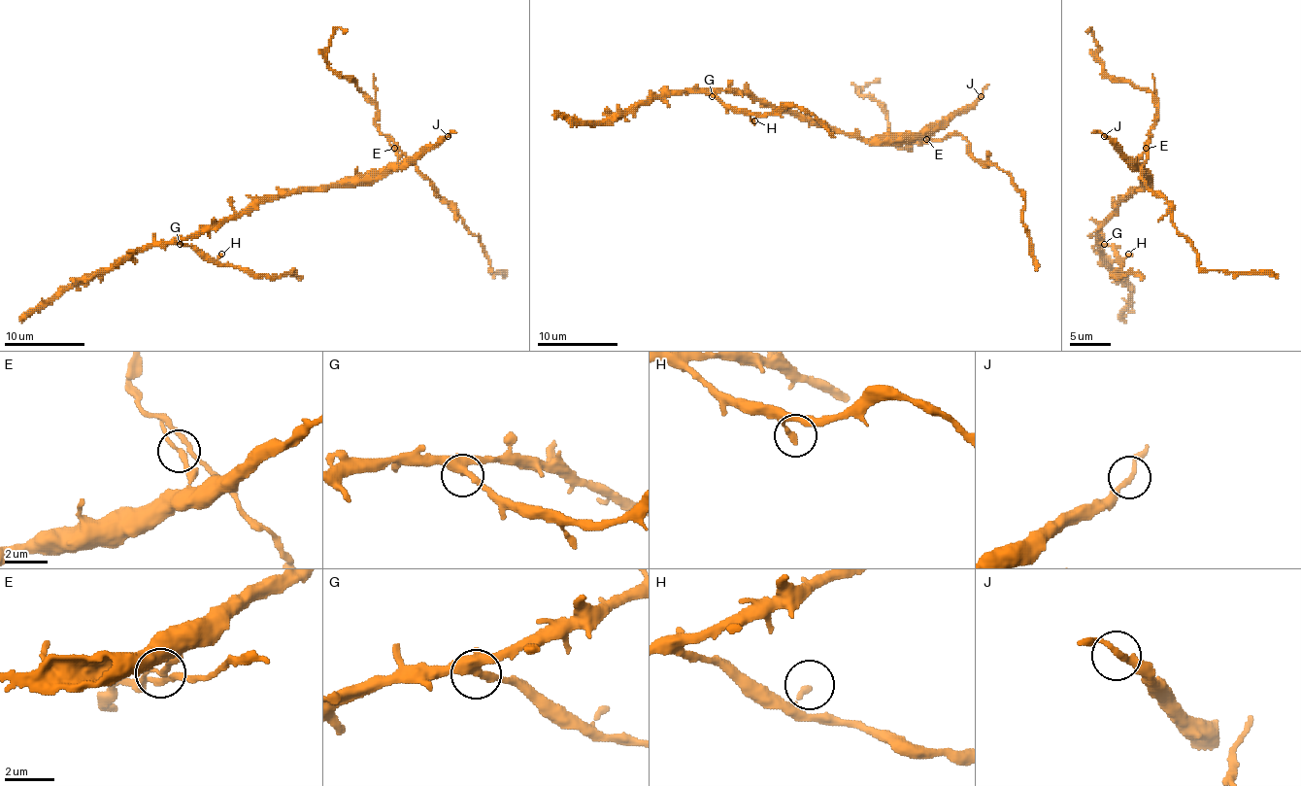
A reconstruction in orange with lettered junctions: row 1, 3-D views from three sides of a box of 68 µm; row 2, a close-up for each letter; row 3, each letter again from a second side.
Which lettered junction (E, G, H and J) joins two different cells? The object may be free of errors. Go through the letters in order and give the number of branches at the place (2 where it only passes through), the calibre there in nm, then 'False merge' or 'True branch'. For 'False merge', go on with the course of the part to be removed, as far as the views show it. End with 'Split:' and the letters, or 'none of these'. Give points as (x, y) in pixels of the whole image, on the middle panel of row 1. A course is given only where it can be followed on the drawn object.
E: Branches: 3. Thickness 200 nm. False merge. Course of the part to remove: (926, 139), (960, 135), (975, 159), (997, 165), (1023, 191), (1023, 226), (1037, 270)
G: Branches: 3. Thickness 400 nm. True branch
H: Branches: 1. Thickness 280 nm. True branch
J: Branches: 2. Thickness 220 nm. True branch
Split: E

